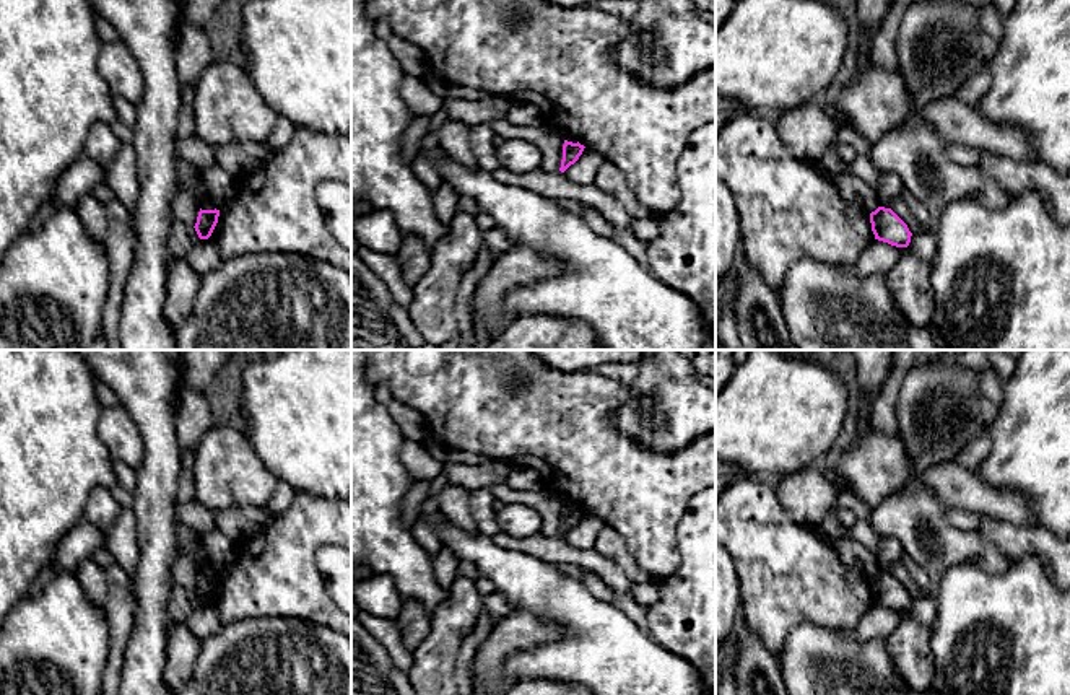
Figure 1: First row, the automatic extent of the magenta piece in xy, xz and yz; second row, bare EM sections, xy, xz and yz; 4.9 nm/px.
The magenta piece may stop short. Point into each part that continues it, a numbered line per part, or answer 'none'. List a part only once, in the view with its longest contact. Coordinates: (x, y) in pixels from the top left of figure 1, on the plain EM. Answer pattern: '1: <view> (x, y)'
none

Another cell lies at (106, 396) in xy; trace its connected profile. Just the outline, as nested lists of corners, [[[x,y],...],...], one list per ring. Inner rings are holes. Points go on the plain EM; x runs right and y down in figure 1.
[[[96,379],[94,392],[96,392],[96,397],[98,397],[98,400],[102,407],[120,405],[119,397],[115,396],[115,392],[109,386],[106,386],[102,381]]]

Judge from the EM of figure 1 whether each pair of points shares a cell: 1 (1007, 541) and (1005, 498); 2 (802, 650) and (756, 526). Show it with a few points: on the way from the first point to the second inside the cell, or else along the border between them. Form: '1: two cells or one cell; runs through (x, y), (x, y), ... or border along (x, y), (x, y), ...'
1: two cells; border along (981, 513), (1018, 524), (1039, 523)
2: two cells; border along (831, 629), (797, 622), (789, 630), (778, 658)

